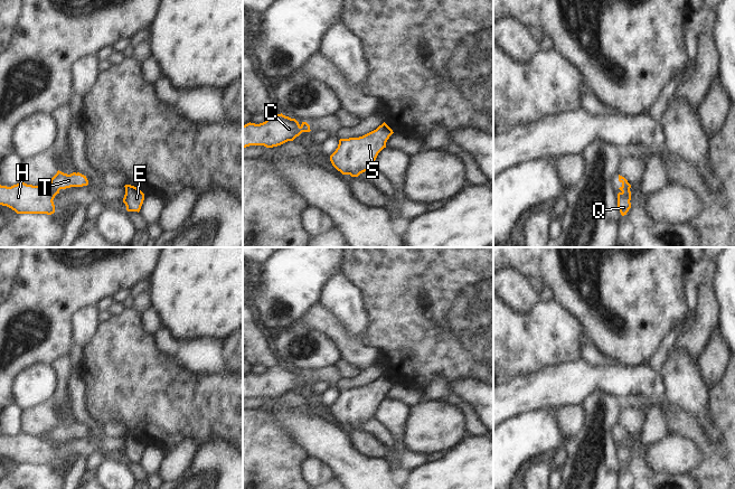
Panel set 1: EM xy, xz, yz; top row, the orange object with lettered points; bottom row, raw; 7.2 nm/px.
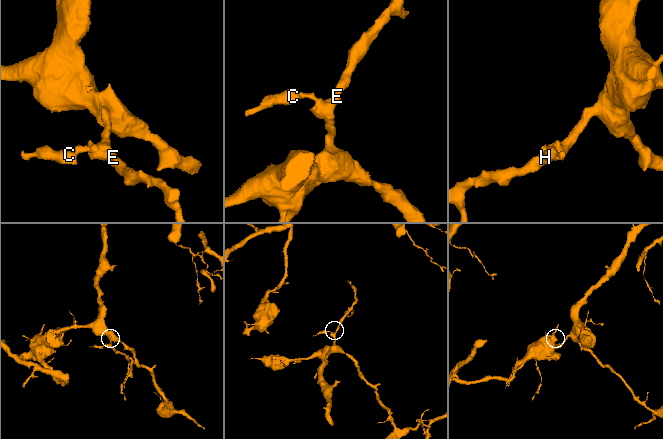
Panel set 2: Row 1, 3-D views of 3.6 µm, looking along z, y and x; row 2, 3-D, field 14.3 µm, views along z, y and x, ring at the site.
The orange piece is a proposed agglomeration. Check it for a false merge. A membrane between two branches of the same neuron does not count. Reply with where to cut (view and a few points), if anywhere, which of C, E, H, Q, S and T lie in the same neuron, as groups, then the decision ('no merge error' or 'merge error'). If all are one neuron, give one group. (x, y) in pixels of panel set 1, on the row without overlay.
xy (48, 439), (55, 445) | C H Q / E S T | merge error

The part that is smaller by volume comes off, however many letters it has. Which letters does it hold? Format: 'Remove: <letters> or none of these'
Remove: C, H, Q

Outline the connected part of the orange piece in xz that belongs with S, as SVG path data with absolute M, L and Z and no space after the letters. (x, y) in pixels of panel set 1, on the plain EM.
M384 373L362 387L340 389L338 398L330 406L330 412L342 425L358 427L375 419L378 404L386 398L386 393L393 384L393 380Z

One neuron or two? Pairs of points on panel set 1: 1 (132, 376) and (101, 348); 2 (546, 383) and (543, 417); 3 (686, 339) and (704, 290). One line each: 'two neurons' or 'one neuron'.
1: one neuron
2: two neurons
3: one neuron

